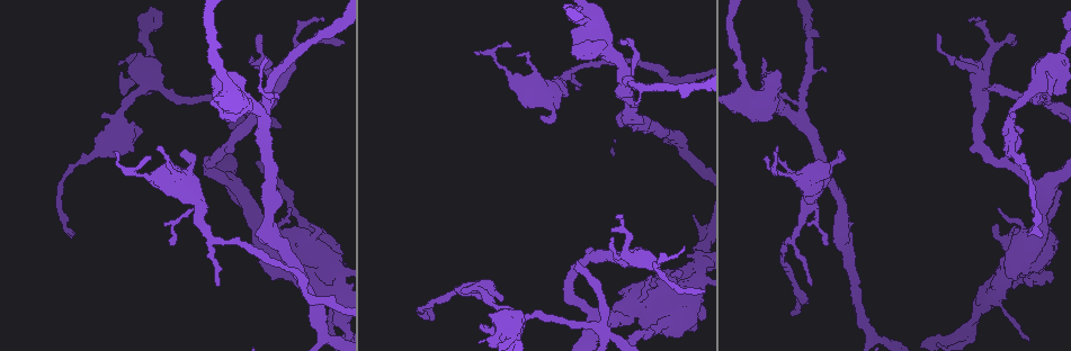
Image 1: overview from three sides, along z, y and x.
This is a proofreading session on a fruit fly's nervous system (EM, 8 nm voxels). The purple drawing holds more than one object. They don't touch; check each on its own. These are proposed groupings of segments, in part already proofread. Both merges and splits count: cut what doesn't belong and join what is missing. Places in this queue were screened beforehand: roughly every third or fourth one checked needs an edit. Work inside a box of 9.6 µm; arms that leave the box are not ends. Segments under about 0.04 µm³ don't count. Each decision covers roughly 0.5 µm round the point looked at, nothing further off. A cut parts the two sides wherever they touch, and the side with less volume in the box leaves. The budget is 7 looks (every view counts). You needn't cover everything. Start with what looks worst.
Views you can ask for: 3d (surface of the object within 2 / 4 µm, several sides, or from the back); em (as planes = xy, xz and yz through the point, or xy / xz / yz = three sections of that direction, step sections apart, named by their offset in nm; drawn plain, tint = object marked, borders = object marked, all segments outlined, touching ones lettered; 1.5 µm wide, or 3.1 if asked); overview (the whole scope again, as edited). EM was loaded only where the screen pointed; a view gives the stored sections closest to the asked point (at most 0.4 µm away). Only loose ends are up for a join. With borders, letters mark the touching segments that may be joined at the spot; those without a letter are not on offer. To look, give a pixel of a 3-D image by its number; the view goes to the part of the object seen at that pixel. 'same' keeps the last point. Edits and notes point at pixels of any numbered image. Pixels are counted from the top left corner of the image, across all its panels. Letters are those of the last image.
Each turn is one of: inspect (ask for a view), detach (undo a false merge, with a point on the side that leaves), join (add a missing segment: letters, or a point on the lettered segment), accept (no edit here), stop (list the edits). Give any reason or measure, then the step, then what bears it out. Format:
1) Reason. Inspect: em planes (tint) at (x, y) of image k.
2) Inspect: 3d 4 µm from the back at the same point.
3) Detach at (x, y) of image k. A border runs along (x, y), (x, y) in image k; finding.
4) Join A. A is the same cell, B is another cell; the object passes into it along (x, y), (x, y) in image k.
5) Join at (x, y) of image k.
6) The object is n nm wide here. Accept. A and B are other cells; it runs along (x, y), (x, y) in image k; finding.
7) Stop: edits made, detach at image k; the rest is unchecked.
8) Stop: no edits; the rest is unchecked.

An open end. Inspect: 3d 4 µm at (577, 260) of image 1.

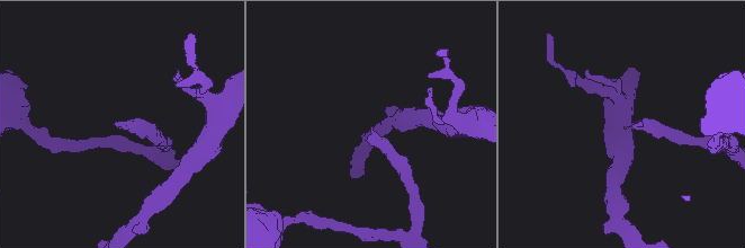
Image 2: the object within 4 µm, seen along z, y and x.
Inspect: em 3.1 µm xz step 8 (borders) at (625, 129) of image 2.

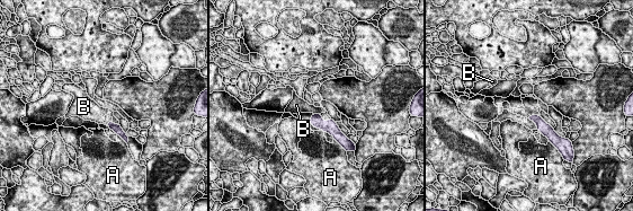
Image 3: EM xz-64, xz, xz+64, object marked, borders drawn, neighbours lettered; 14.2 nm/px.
Join B. B is the same cell, A is another cell; the cell continues.

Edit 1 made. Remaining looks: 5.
Inspect: overview.

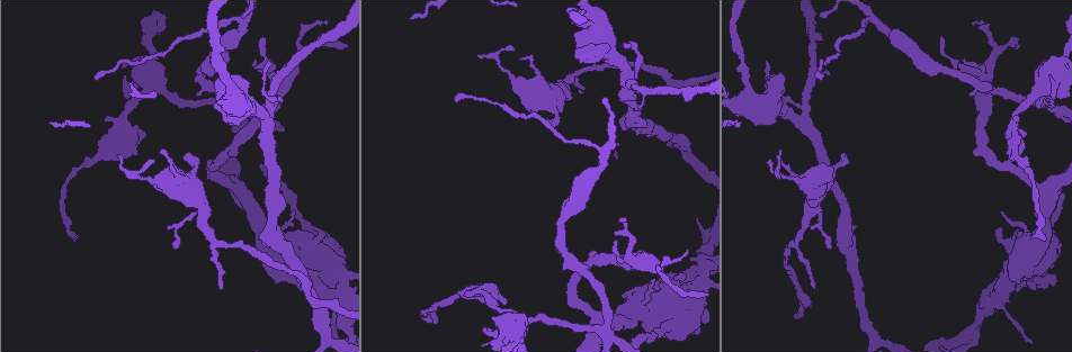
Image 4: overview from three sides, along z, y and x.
Four or more arms meet. Inspect: 3d 2 µm at (600, 331) of image 4.

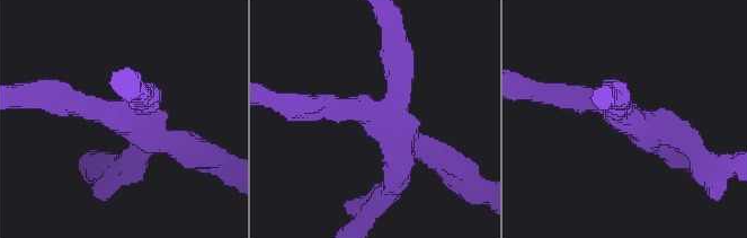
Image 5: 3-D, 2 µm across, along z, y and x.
4 arms meet here; need the tissue. Inspect: em planes (tint) at (620, 113) of image 5.

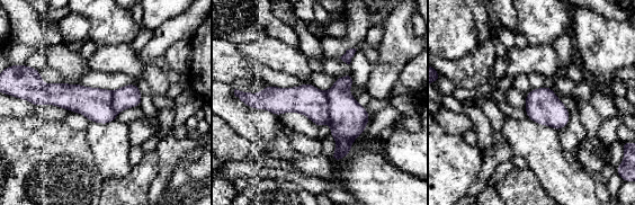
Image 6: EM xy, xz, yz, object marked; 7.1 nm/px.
Inspect: em planes (borders) at the same point.

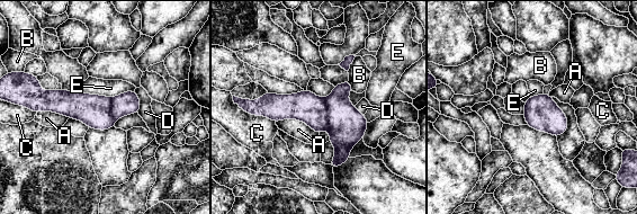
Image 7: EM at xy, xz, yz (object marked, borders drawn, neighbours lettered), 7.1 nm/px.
Detach at (347, 125) of image 7. A, B, C, D and E are other cells; a border runs along (324, 99), (329, 127) in image 7; two cells meet here.

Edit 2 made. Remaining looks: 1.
Stop: edits made, join at image 3, detach at image 7; the rest is unchecked.

